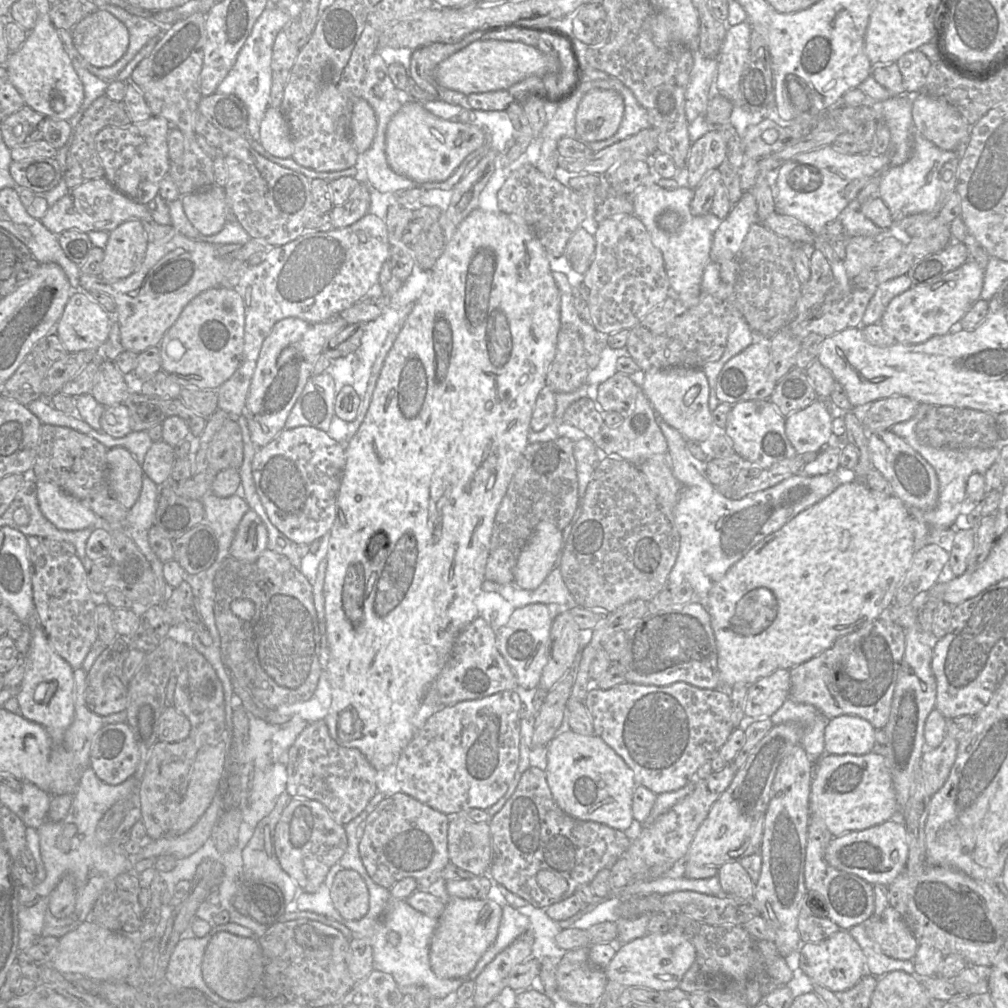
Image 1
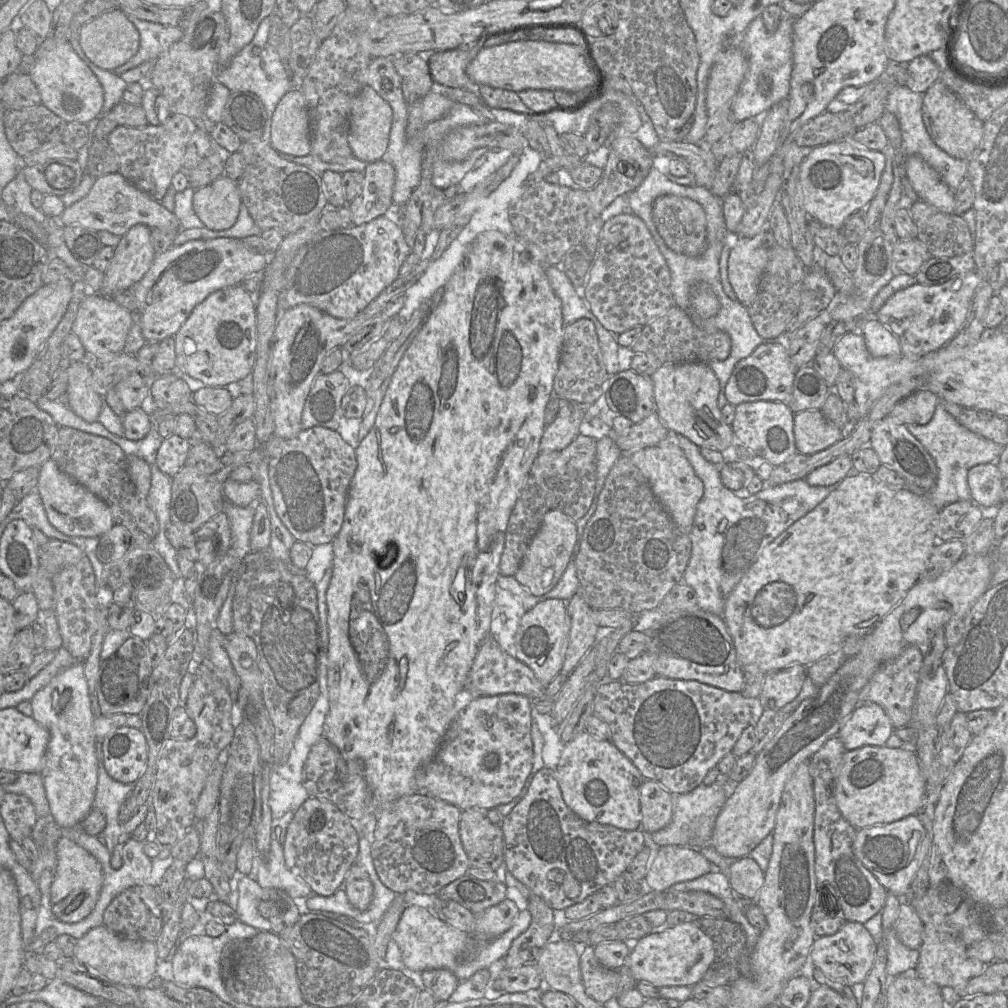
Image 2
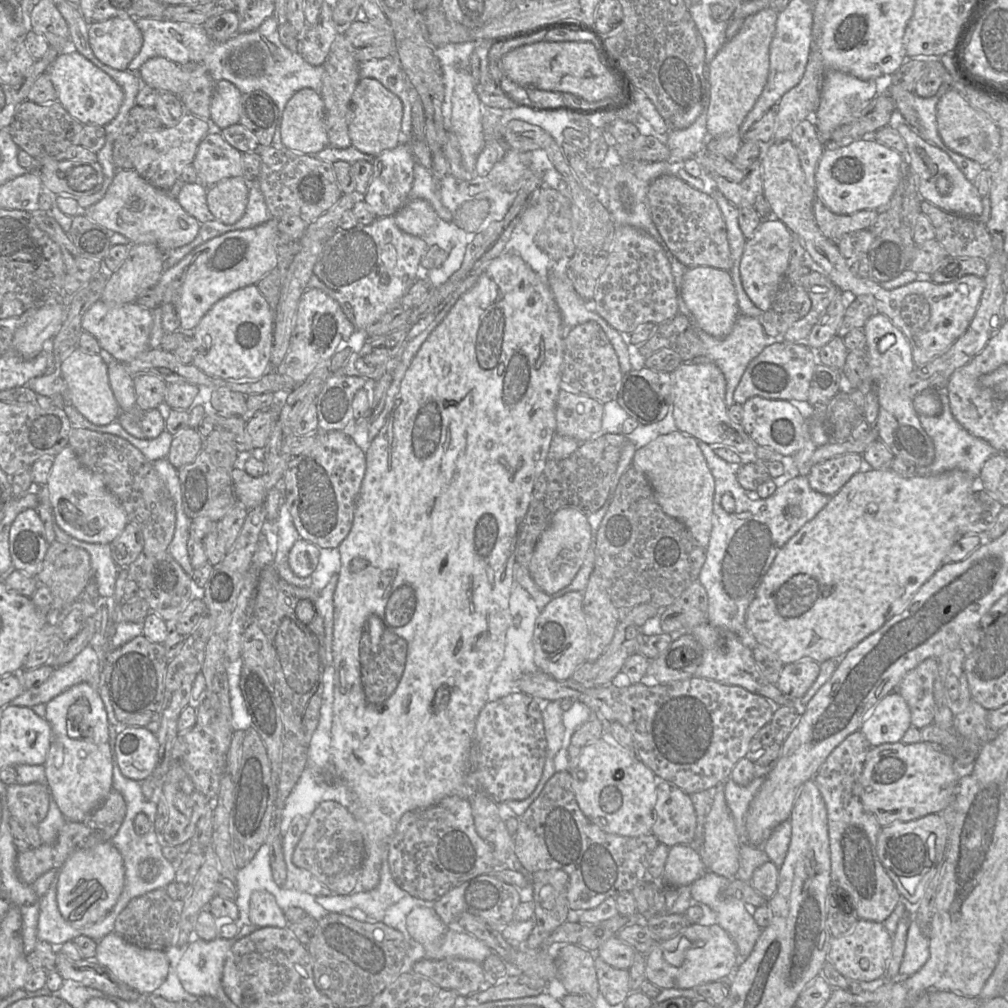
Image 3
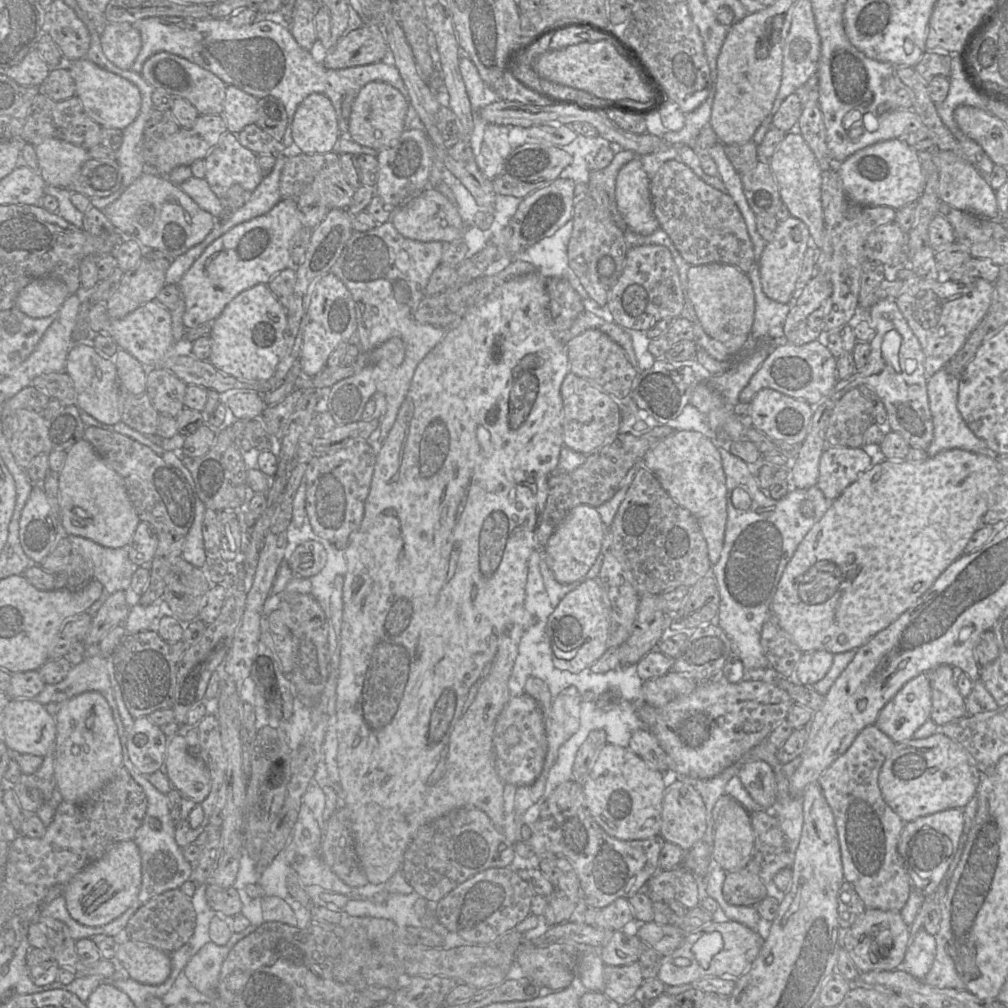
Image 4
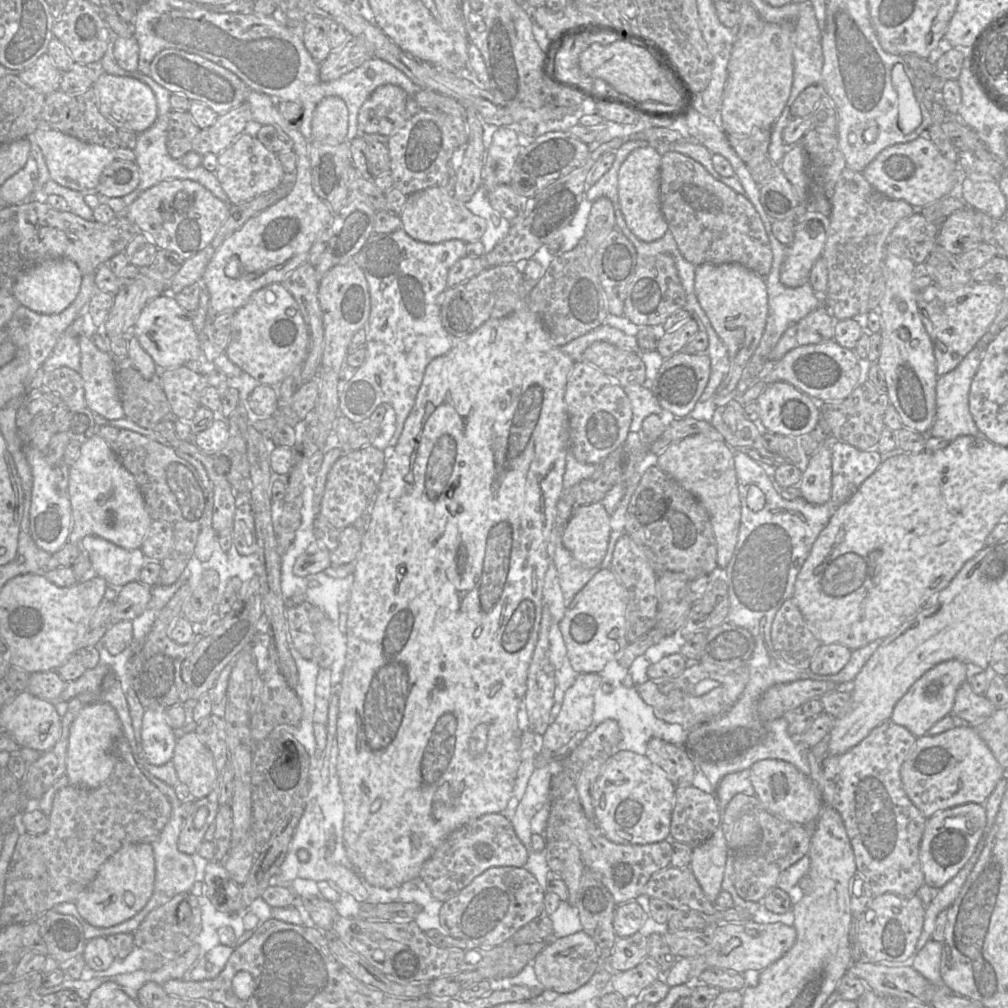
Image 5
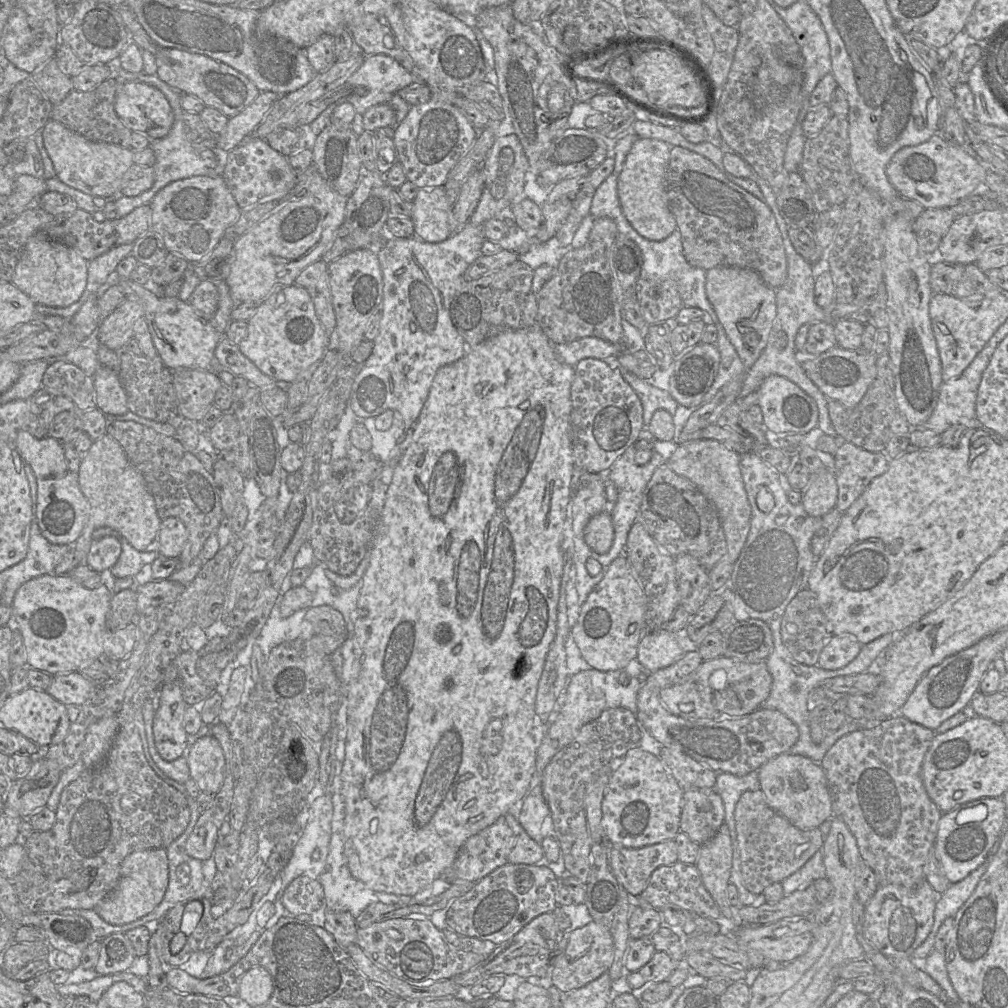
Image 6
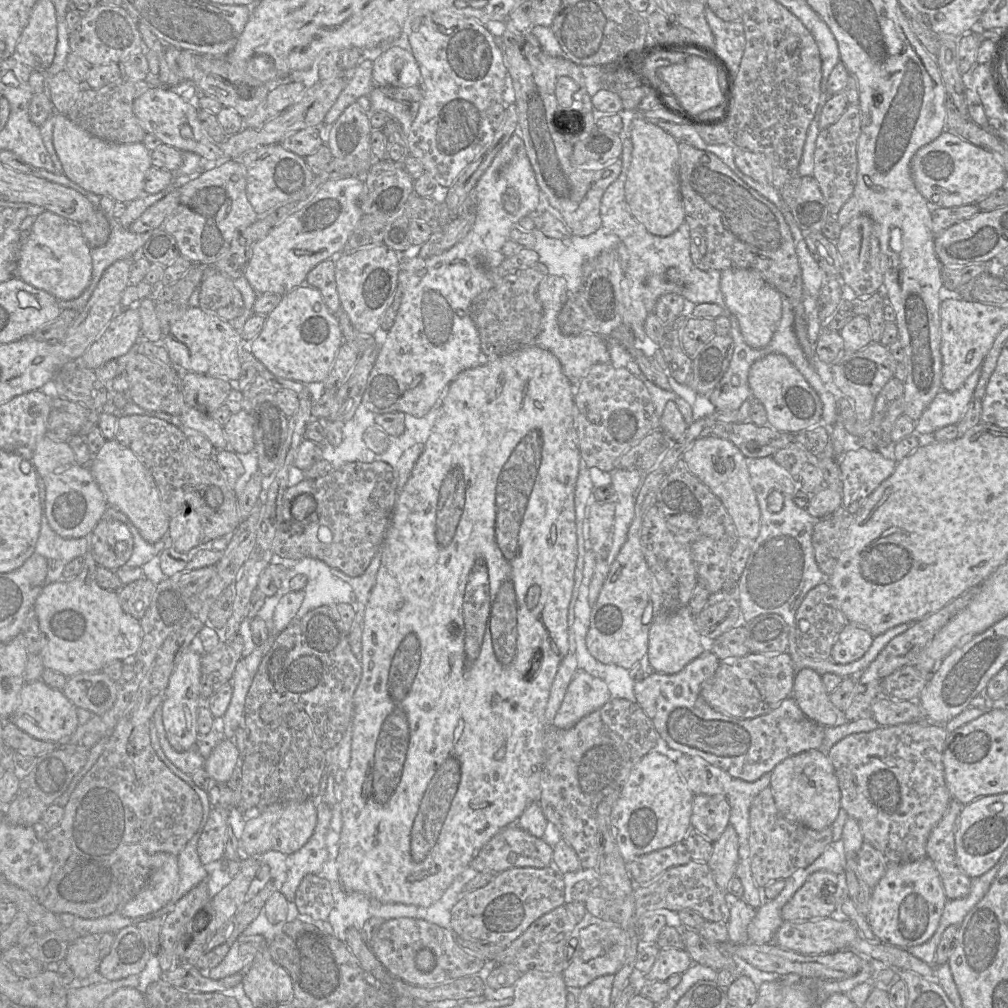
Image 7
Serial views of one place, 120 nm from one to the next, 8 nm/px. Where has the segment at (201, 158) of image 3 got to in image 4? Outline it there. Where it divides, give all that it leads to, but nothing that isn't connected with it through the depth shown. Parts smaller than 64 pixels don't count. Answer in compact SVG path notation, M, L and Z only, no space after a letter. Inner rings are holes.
M229 131L220 136L204 161L205 179L220 199L233 186L240 186L250 194L264 177L258 165L258 155L242 146Z

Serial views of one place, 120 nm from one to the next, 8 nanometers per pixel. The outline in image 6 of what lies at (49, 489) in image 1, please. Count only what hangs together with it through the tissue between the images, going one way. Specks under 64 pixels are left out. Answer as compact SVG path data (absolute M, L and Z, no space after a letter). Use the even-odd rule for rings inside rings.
M107 433L95 440L86 457L81 461L78 471L79 487L89 504L88 520L72 545L77 552L78 565L87 565L87 555L92 544L92 533L100 527L108 527L118 531L136 550L157 550L159 527L162 519L159 517L156 504L142 474L130 463L121 445Z

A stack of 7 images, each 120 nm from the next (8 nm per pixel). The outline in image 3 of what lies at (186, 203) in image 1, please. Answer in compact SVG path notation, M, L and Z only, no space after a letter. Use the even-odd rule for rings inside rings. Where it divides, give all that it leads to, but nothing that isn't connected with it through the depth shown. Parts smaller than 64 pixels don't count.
M229 177L207 188L207 205L214 219L224 224L234 224L245 213L249 182L241 177Z

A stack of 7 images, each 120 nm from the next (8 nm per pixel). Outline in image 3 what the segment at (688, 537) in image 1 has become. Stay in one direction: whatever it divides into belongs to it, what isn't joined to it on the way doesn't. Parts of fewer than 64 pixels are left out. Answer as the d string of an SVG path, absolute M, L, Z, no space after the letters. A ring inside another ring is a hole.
M698 440L698 446L700 447L700 449L701 449L701 451L702 451L702 453L706 459L707 465L708 465L708 467L709 467L709 469L710 469L713 477L714 477L714 481L715 481L715 493L714 493L714 499L713 499L712 531L711 531L711 535L710 535L709 544L705 550L706 559L705 559L705 562L704 562L704 564L701 568L701 571L699 573L699 576L698 576L699 582L703 585L703 587L705 588L707 595L708 595L708 612L707 612L708 613L708 621L710 624L712 624L714 626L722 627L722 628L725 628L725 629L732 631L733 633L738 635L739 638L744 643L747 643L751 648L753 648L754 645L760 645L760 644L753 643L753 637L746 627L746 612L747 612L747 609L748 609L750 603L752 602L752 600L754 599L754 597L756 595L756 591L757 591L759 585L761 584L765 574L767 573L770 566L772 565L778 551L808 521L812 520L818 514L818 512L821 511L827 505L827 503L830 501L832 496L822 494L822 493L817 492L814 489L812 489L810 484L809 484L807 475L798 475L796 477L789 479L785 484L777 487L777 489L775 490L775 492L771 496L769 496L765 499L762 499L761 497L759 497L759 499L750 499L746 495L746 490L739 484L739 482L737 480L736 474L737 474L737 470L738 470L739 466L741 465L741 463L726 462L725 460L721 459L720 457L718 457L714 453L711 445L709 445L709 444L701 441L701 440Z

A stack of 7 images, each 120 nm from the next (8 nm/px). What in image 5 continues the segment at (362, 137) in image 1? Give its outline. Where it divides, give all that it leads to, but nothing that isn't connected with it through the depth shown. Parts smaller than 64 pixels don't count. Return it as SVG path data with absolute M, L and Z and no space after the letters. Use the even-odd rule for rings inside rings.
M399 86L377 87L359 109L359 131L392 136L407 121L407 99L406 92Z

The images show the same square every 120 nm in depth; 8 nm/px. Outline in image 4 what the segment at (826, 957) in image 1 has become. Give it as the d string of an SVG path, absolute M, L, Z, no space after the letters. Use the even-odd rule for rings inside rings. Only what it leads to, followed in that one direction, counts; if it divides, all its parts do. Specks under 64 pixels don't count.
M866 908L857 921L846 930L841 930L838 945L844 948L861 973L873 970L895 970L905 957L910 943L910 929L900 911L883 911Z

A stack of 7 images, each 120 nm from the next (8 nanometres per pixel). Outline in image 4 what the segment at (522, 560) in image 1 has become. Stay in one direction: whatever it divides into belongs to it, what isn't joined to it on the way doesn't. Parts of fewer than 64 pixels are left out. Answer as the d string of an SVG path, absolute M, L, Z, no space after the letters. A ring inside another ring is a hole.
M590 505L572 508L549 537L543 551L543 559L555 580L569 584L584 578L600 553L605 531L605 524L596 508Z

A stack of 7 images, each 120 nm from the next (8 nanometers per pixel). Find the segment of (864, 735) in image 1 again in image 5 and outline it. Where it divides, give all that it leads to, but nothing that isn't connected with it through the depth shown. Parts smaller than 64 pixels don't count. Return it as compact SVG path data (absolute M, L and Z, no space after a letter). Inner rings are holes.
M957 659L937 664L919 678L895 705L890 720L908 729L916 738L927 734L928 730L939 720L950 715L959 687L967 682L969 665Z

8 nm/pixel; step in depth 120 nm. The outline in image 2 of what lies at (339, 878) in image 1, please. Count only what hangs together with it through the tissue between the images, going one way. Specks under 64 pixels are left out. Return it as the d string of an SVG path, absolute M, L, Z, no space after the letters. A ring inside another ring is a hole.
M352 865L345 875L342 888L352 906L360 911L369 907L373 897L373 884L363 867Z

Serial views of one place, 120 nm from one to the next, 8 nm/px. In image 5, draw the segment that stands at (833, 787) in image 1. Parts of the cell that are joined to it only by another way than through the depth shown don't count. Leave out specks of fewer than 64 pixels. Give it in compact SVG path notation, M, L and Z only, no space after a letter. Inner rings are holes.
M971 725L918 737L901 766L903 788L925 818L966 803L984 804L1006 772Z

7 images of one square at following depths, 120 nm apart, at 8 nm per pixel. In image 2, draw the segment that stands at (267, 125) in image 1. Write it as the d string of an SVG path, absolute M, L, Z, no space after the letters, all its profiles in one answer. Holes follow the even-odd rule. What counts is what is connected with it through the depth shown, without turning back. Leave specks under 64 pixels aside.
M292 88L279 101L271 117L270 145L280 154L311 154L311 126L305 98Z

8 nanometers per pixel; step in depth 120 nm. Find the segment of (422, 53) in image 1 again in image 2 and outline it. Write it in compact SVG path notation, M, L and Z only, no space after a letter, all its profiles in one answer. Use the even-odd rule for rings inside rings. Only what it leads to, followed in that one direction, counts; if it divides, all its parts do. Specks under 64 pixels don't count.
M482 41L473 44L473 46L460 46L452 50L434 51L427 59L434 83L479 94L479 84L467 75L466 68L481 47L483 47Z

